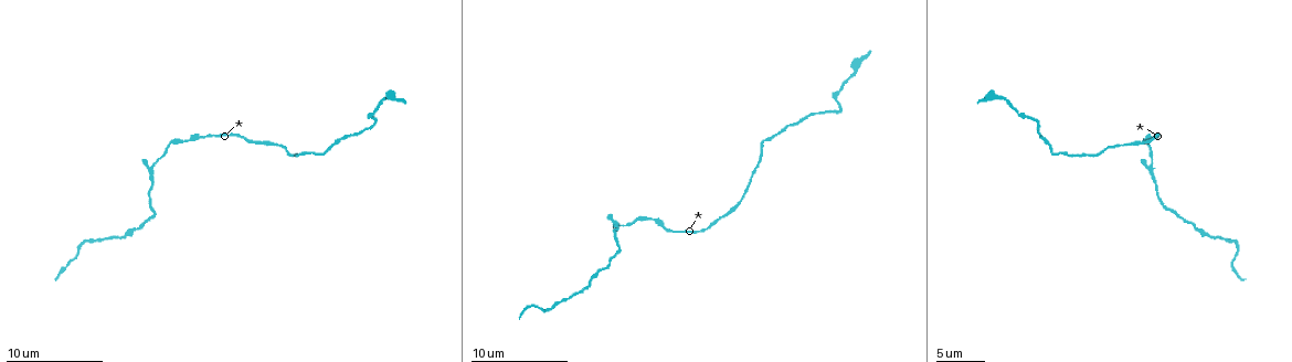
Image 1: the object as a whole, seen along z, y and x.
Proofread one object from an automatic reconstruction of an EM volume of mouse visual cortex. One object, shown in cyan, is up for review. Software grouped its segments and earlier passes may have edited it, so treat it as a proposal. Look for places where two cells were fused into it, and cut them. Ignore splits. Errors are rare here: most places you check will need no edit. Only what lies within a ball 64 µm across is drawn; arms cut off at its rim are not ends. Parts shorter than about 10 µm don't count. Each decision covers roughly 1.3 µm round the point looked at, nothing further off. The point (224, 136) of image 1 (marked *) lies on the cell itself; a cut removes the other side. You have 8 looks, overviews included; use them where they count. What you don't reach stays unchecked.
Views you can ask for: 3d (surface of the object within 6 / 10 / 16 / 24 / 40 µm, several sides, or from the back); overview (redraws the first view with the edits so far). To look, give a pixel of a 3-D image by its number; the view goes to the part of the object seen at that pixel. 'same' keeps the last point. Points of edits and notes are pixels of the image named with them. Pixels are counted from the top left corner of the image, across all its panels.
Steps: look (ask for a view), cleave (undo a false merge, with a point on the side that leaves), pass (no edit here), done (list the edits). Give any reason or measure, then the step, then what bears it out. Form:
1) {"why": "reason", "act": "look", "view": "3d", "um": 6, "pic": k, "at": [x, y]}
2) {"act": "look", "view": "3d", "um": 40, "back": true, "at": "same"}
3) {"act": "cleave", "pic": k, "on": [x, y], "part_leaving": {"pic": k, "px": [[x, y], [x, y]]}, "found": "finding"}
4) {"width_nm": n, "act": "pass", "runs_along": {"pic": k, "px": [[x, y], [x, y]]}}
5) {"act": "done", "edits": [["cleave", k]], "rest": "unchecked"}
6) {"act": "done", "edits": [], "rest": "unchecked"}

{"why": "two arms in line, one across", "act": "look", "view": "3d", "um": 16, "pic": 1, "at": [620, 223]}

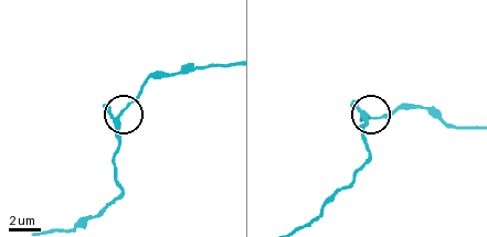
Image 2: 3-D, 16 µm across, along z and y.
{"width_nm": 150, "act": "pass", "runs_along": {"pic": 2, "px": [[229, 66], [189, 66], [149, 77], [118, 117], [117, 151]]}, "found": "continuous, no second cell"}

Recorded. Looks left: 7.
{"why": "calibre changes", "act": "look", "view": "3d", "um": 16, "pic": 1, "at": [841, 107]}

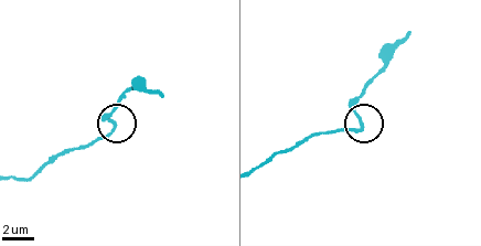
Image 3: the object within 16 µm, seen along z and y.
{"act": "pass", "runs_along": {"pic": 3, "px": [[259, 168], [310, 136], [357, 128], [354, 106], [362, 92]]}, "found": "one cell here"}

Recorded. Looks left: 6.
{"act": "look", "view": "3d", "um": 6, "pic": 1, "at": [1127, 143]}

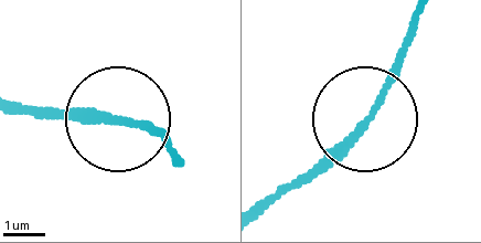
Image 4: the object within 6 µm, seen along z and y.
{"act": "look", "view": "3d", "um": 6, "back": true, "pic": 4, "at": [115, 119]}

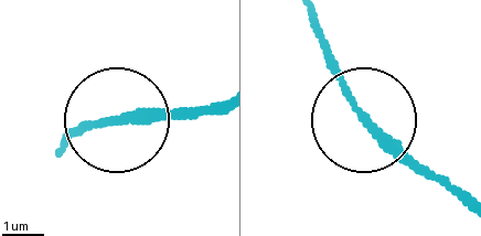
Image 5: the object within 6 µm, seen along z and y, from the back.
{"act": "pass", "runs_along": {"pic": 5, "px": [[214, 106], [151, 106], [70, 127]]}, "found": "continuous, no second cell"}

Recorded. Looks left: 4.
{"why": "calibre changes", "act": "look", "view": "3d", "um": 16, "pic": 1, "at": [1193, 226]}

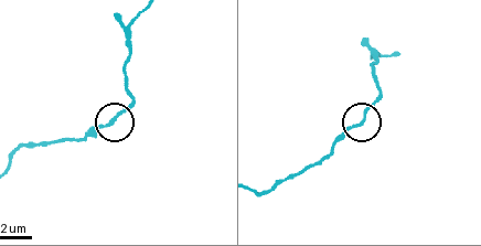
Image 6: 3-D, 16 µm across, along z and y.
{"width_nm": 190, "act": "pass", "runs_along": {"pic": 6, "px": [[136, 18], [124, 70], [132, 98], [115, 119], [86, 136]]}, "found": "all the same cell"}

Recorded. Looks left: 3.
{"act": "done", "edits": [], "rest": "unchecked"}

